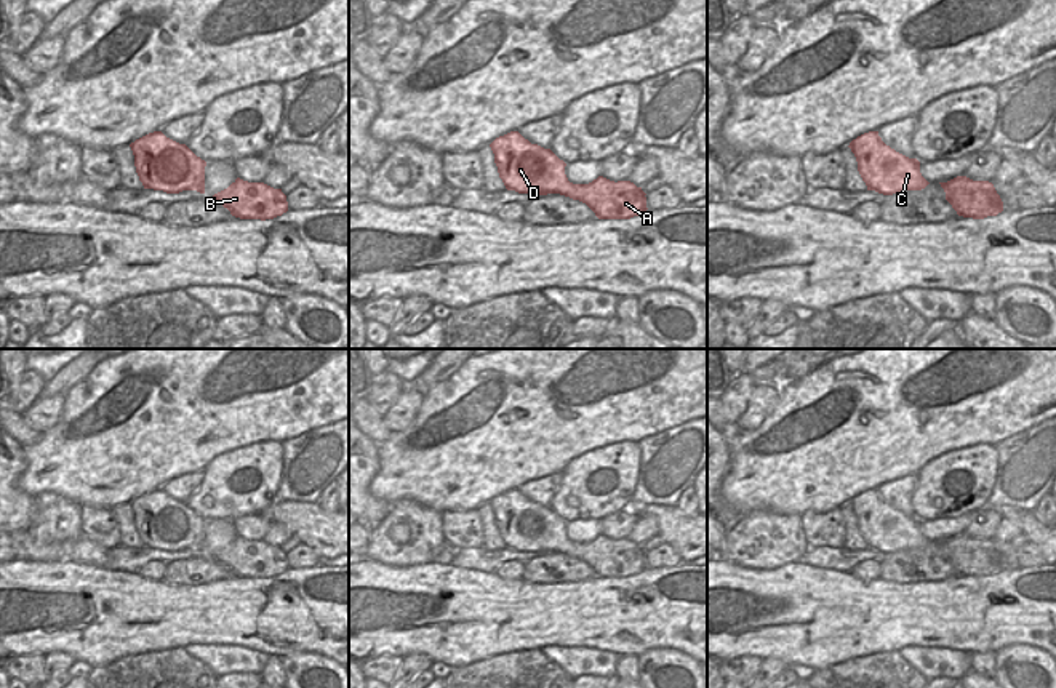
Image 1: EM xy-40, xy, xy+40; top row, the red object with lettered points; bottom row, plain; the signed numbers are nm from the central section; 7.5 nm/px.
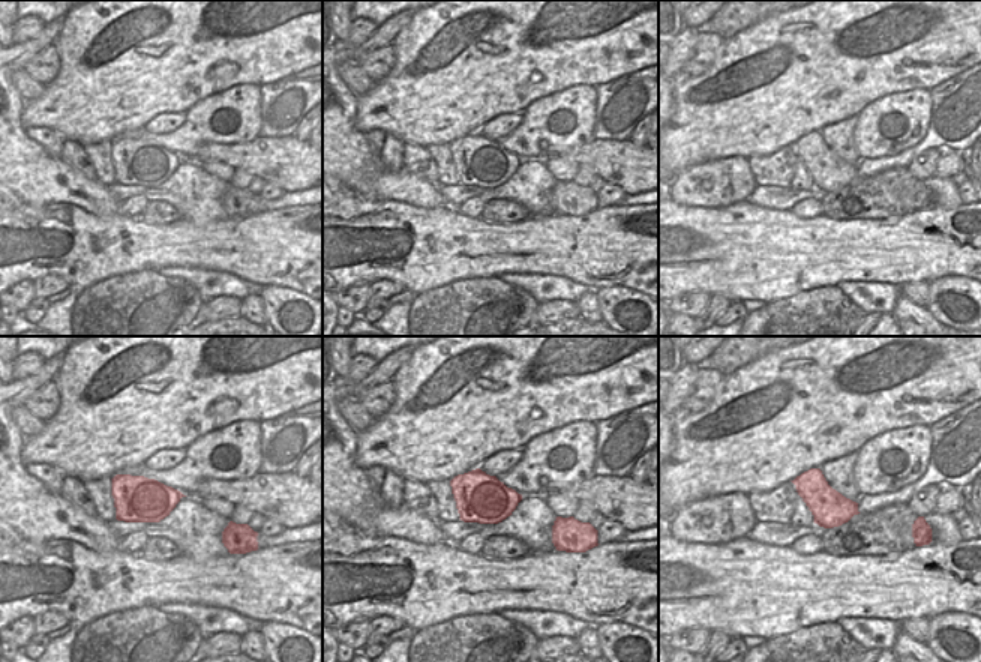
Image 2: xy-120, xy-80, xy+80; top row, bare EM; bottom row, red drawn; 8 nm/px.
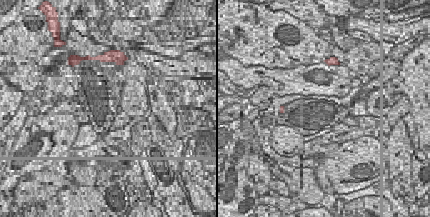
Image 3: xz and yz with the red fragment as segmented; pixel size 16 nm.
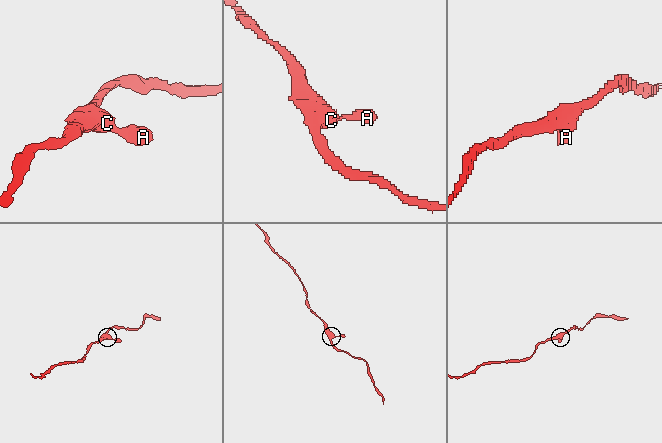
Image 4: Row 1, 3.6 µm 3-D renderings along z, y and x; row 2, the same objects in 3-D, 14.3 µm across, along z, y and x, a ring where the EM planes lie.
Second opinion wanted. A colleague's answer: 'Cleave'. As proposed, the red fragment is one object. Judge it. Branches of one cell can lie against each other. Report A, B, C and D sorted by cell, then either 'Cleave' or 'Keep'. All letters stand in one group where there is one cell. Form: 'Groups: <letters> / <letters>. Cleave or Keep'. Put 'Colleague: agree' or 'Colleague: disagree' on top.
Colleague: disagree
Groups: A B C D. Keep

